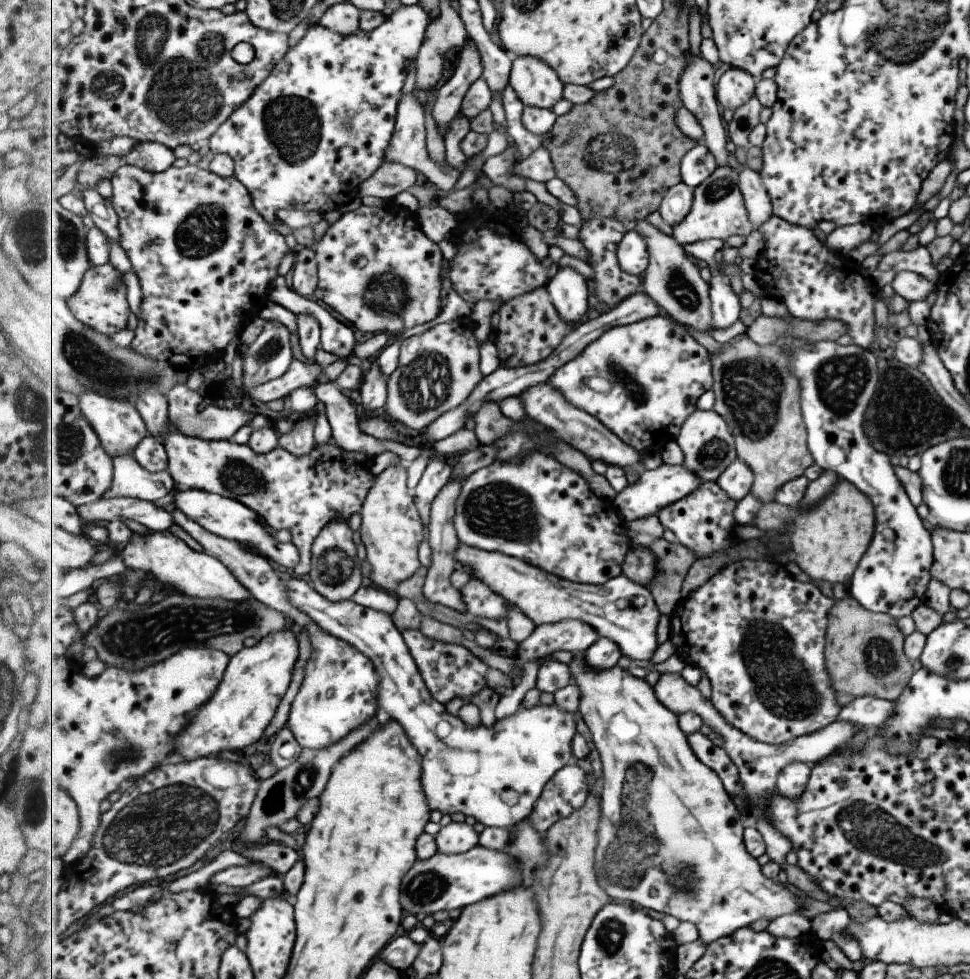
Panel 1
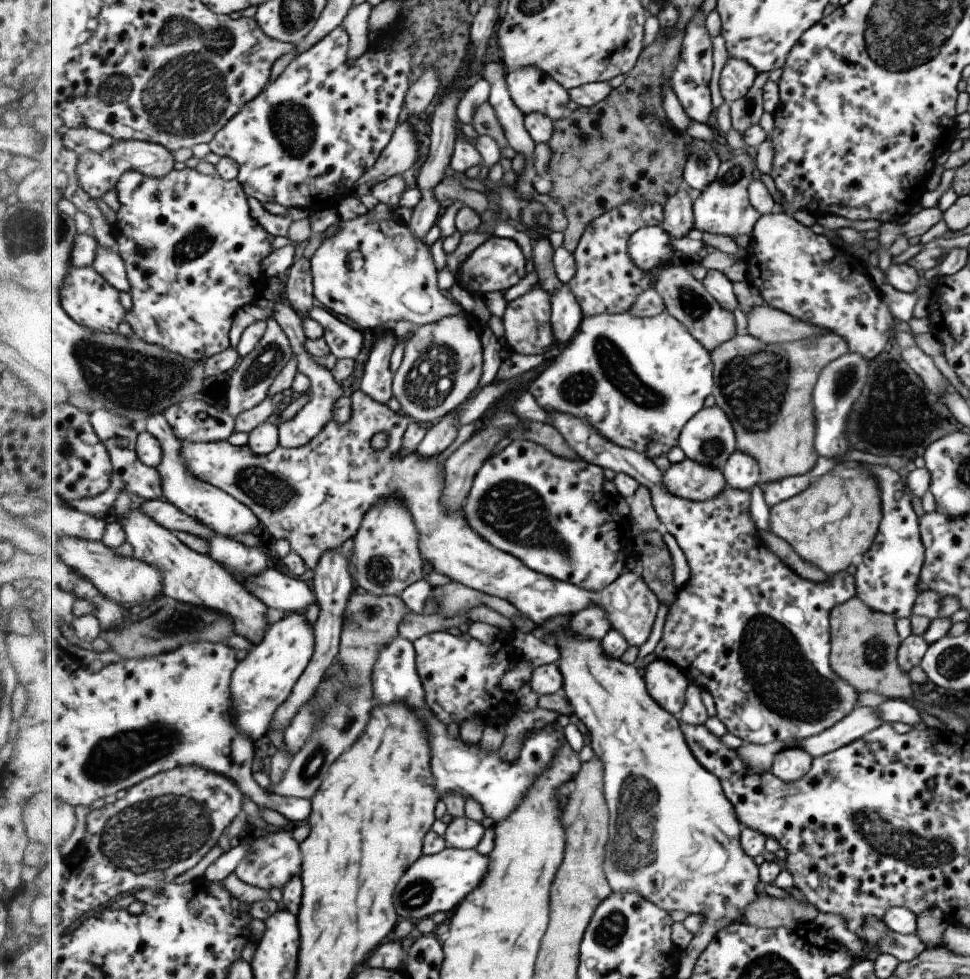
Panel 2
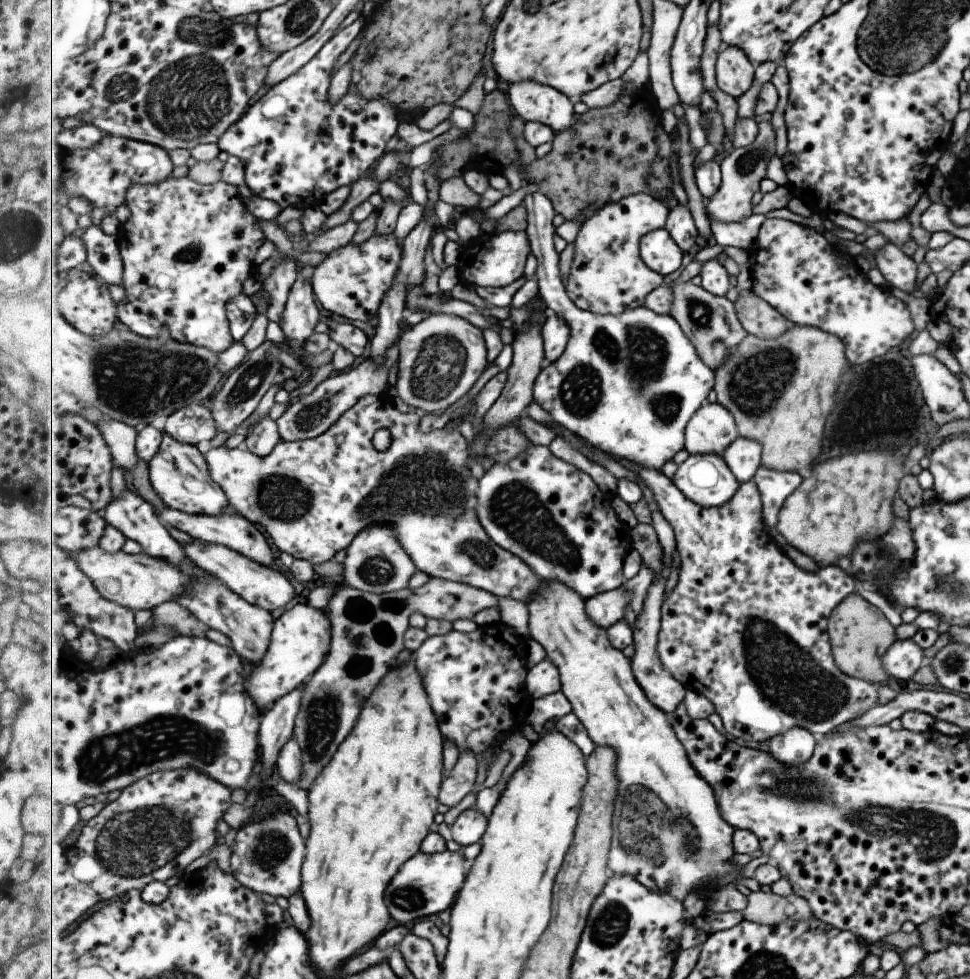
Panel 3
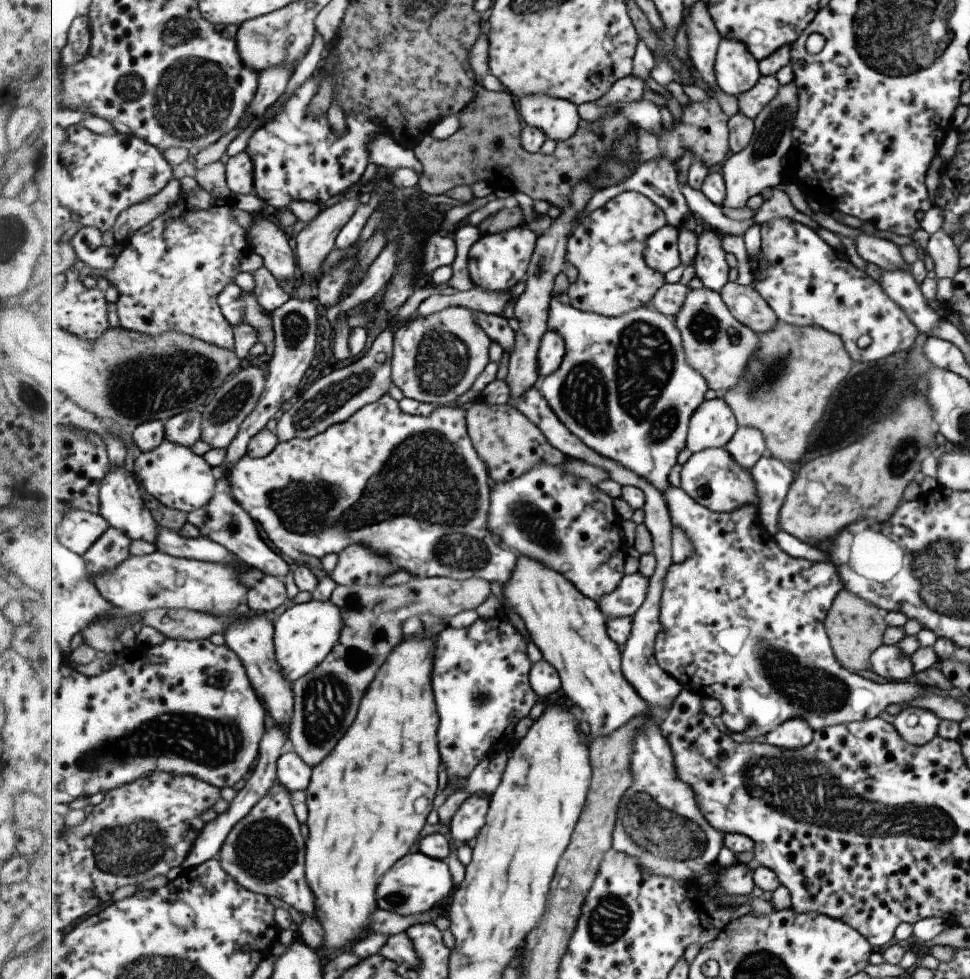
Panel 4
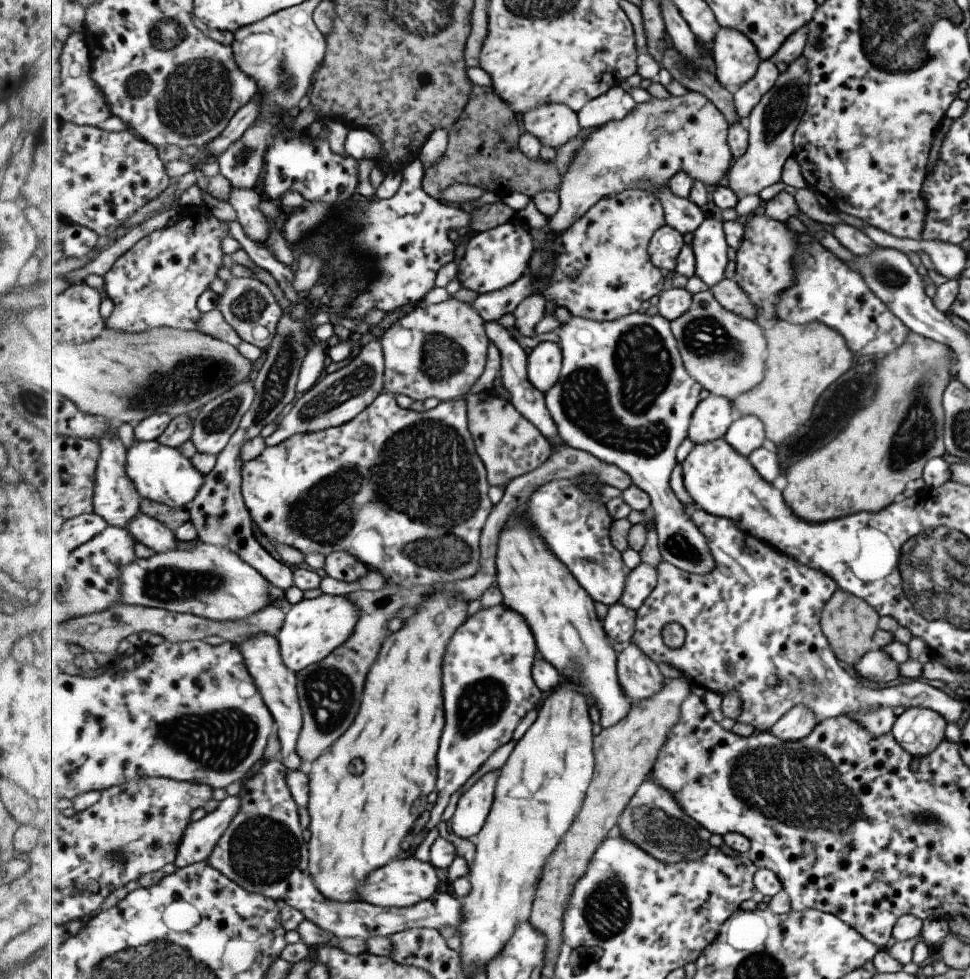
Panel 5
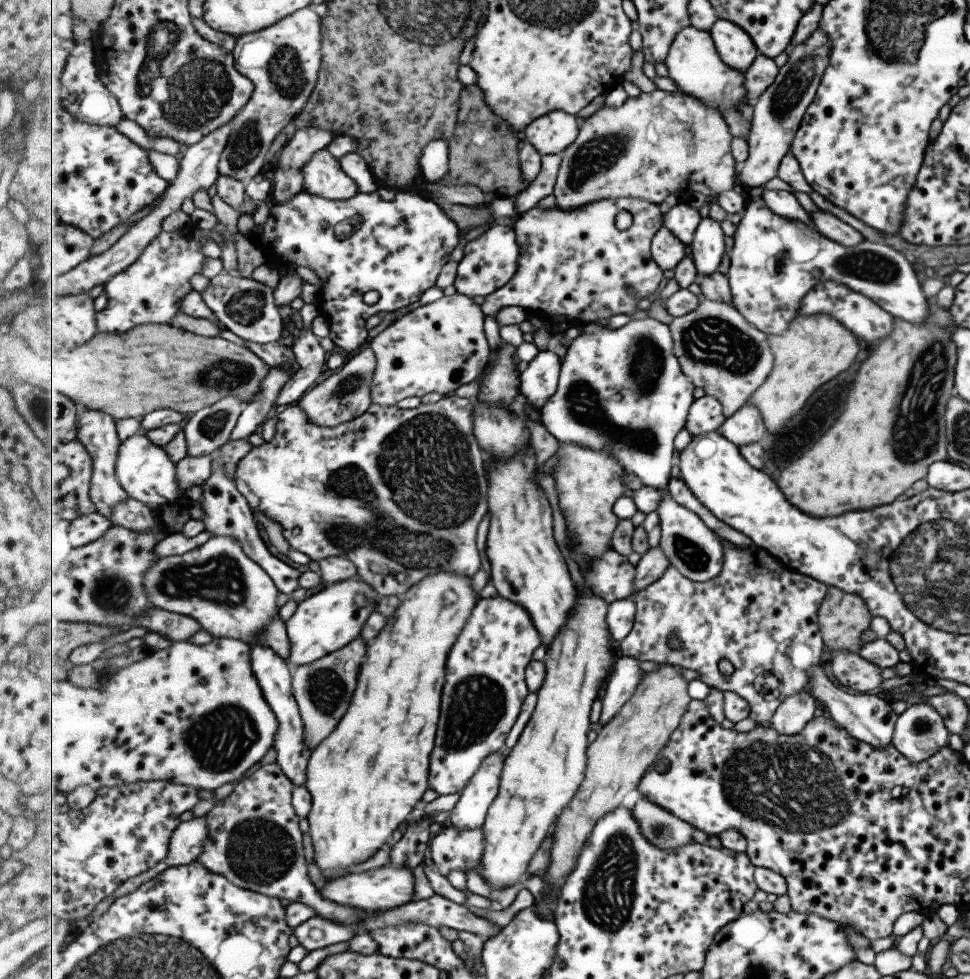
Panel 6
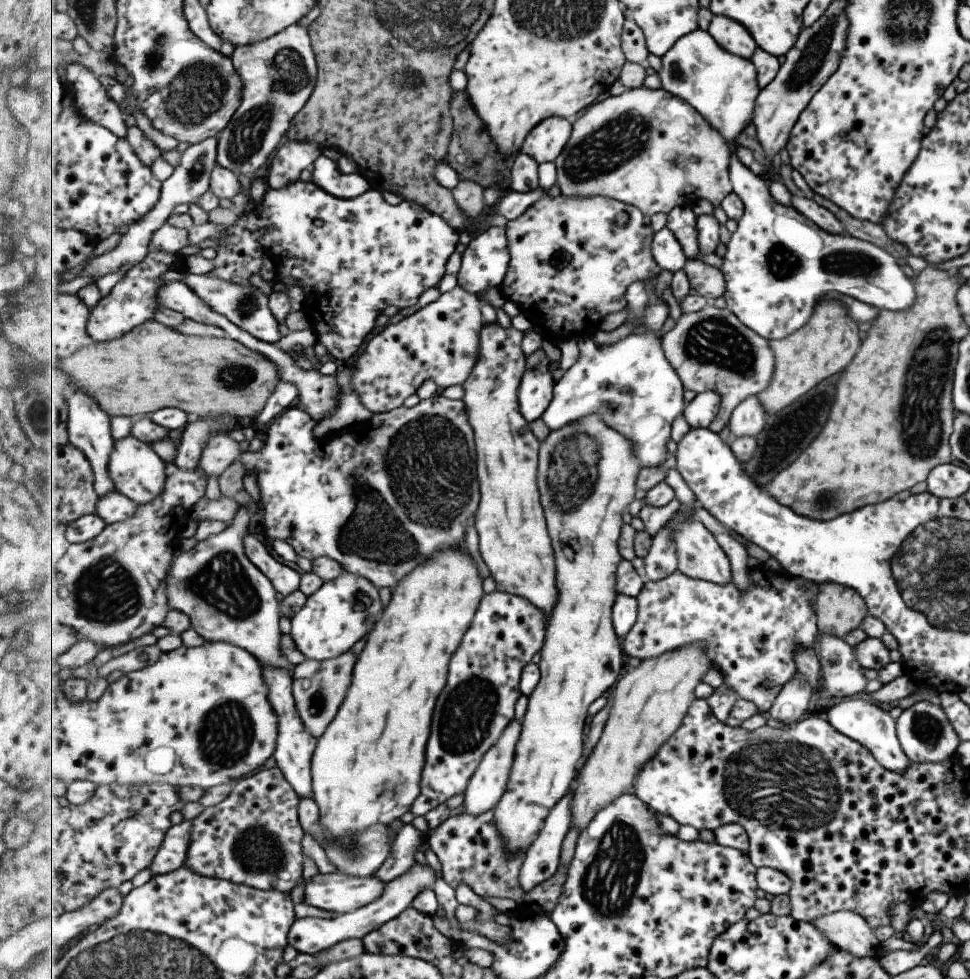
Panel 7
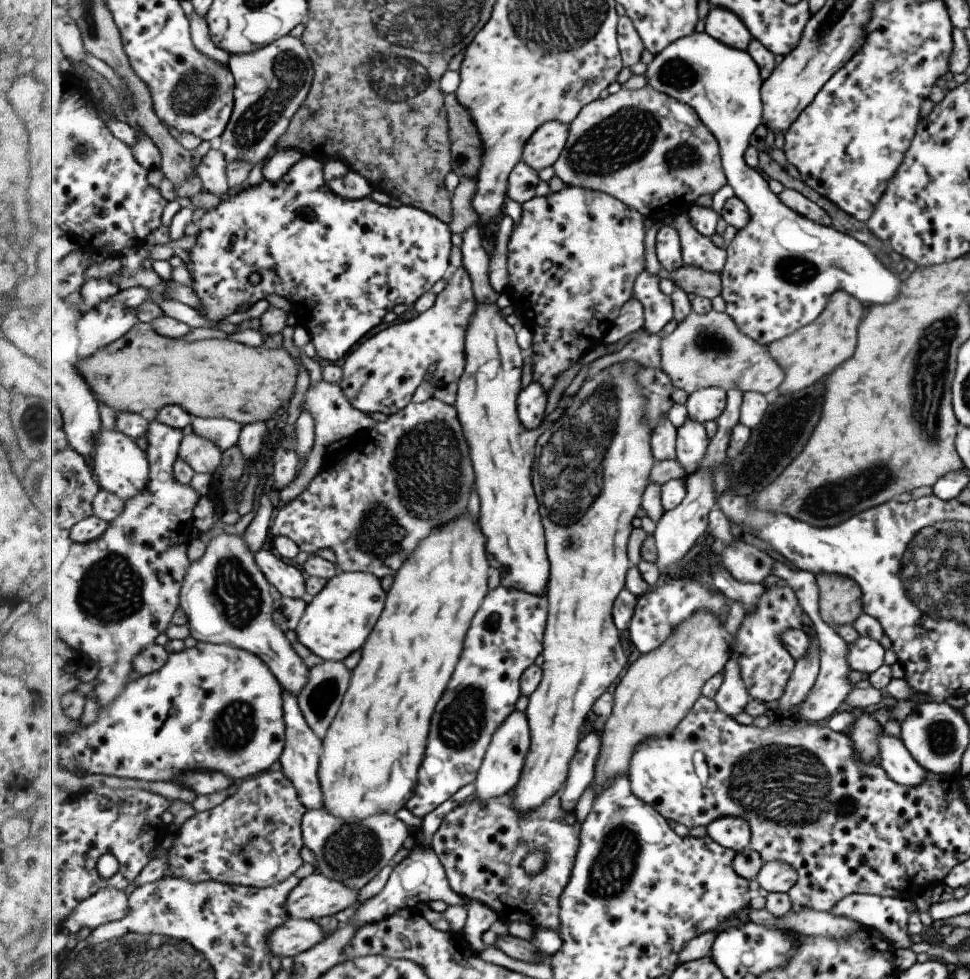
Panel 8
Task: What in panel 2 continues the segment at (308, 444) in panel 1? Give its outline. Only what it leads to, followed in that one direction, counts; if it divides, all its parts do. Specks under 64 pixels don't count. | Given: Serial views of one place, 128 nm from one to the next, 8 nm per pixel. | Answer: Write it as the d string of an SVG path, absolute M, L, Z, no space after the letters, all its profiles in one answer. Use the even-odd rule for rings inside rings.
M277 302L276 305L273 305L273 308L275 312L273 317L281 324L283 332L285 332L289 338L295 359L297 360L298 372L305 374L311 383L309 389L311 394L308 403L291 418L291 420L279 424L280 446L285 448L301 448L307 446L313 438L316 438L325 429L329 420L333 418L333 406L335 406L335 402L343 396L343 386L334 378L332 371L317 364L313 359L315 356L307 352L307 348L305 348L307 338L303 321L301 316L292 308L291 304L287 304L287 302Z

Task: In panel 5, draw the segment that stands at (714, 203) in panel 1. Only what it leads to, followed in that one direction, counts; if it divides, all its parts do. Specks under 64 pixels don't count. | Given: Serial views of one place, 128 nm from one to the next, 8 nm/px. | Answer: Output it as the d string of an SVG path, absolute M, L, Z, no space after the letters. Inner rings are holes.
M801 55L779 75L776 86L772 88L771 92L764 97L760 104L757 104L757 108L751 112L751 116L745 121L747 128L750 130L749 149L745 156L735 160L724 181L737 196L759 195L763 188L782 180L783 166L785 166L785 162L789 160L789 157L794 154L794 136L807 110L809 83L808 58L805 55Z

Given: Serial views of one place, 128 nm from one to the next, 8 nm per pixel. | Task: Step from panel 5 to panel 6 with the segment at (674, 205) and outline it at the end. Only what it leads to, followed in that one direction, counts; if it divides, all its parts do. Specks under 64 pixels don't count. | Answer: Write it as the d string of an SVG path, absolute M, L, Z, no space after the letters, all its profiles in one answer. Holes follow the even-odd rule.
M680 203L665 216L665 226L675 233L687 246L692 245L695 232L703 221L699 210L689 204Z

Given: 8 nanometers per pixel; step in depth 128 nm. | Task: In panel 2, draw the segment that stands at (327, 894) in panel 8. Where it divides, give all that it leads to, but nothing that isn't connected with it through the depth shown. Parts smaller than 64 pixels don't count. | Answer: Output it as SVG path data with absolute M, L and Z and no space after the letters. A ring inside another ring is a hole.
M448 847L439 854L423 855L417 863L405 872L397 886L397 913L401 919L421 922L423 919L444 912L451 915L457 907L471 896L481 884L485 884L492 870L492 857L476 849Z

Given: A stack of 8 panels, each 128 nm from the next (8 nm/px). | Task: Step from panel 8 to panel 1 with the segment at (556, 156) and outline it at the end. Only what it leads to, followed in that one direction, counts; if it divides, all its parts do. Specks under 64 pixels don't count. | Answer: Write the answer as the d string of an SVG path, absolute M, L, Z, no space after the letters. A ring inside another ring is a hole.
M514 57L510 86L519 100L530 107L551 109L563 98L563 86L558 72L537 57Z

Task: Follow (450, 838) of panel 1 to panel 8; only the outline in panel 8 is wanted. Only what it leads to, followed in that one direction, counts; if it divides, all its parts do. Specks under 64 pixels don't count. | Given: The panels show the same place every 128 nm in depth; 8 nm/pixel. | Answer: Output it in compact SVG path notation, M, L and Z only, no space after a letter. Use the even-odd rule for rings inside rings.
M515 711L509 715L493 735L484 762L481 765L475 782L475 792L479 800L486 801L493 797L513 791L518 785L526 763L527 755L532 747L532 734L526 711Z

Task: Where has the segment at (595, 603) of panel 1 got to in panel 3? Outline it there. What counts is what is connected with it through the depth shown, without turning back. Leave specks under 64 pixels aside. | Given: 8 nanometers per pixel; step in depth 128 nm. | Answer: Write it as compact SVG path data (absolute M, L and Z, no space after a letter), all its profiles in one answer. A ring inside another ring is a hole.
M382 393L380 396L377 394L369 394L365 398L361 398L353 408L347 410L327 432L322 436L315 439L287 442L282 441L273 453L267 457L261 457L250 452L246 447L227 448L227 446L221 446L219 448L213 448L205 453L205 460L208 461L209 472L212 474L213 480L217 482L227 492L231 504L238 512L245 516L250 522L255 525L260 525L265 529L269 538L273 540L275 546L291 555L294 559L302 559L315 564L323 564L328 560L335 559L337 553L341 550L348 550L349 546L353 543L353 540L357 539L361 530L369 528L369 526L379 526L379 524L389 524L393 526L395 534L399 534L399 540L401 540L401 546L405 548L405 552L413 558L415 566L419 571L429 574L431 577L443 578L451 581L456 581L463 584L469 584L469 586L475 586L479 590L485 590L485 592L491 592L497 597L510 597L514 600L523 602L528 605L533 596L537 592L544 591L544 581L523 561L519 556L501 548L499 544L489 537L489 534L485 532L485 528L482 528L479 516L477 516L477 504L479 504L479 498L477 496L477 490L480 488L479 478L473 476L473 472L469 470L469 444L465 440L465 436L461 434L461 428L455 426L455 428L446 428L441 430L431 430L431 432L423 432L419 428L419 424L422 418L417 416L416 412L413 414L403 414L395 404L388 398L386 393ZM381 428L387 429L392 435L392 443L390 447L384 452L379 452L373 442L372 438L375 438L377 430ZM644 565L635 578L631 578L623 584L633 594L633 602L627 606L624 617L631 624L633 630L635 630L635 623L641 618L641 612L645 612L645 600L649 598L649 591L655 580L656 576L653 574L653 570Z

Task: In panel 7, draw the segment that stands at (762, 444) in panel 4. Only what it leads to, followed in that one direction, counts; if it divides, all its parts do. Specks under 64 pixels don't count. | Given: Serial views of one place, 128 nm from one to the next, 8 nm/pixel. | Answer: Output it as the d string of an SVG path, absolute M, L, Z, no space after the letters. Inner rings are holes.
M751 396L733 412L729 430L733 438L757 437L767 425L767 411L758 396Z

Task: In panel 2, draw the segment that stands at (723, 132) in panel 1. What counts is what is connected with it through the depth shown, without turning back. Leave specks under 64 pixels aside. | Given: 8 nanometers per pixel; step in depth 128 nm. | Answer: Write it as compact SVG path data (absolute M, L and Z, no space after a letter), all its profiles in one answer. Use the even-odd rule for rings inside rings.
M703 10L697 12L694 20L686 29L686 36L684 40L684 48L681 52L680 63L677 64L676 71L673 74L672 88L679 98L683 108L693 121L701 122L709 126L709 118L713 111L713 98L711 98L711 90L709 90L709 82L711 82L711 74L713 74L713 39L709 30L707 30L707 14L703 14Z

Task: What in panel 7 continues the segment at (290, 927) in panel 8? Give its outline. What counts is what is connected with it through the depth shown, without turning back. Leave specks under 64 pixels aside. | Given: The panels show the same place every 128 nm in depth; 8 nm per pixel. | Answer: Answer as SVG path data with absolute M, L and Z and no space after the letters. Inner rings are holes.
M415 864L407 874L399 876L397 880L389 882L388 891L379 899L371 904L365 905L359 910L343 913L332 919L323 919L317 917L305 917L296 920L289 934L289 945L298 953L307 953L316 955L317 953L333 948L339 942L349 940L350 938L362 939L373 930L381 928L390 920L397 918L404 910L412 905L415 896L425 888L433 888L437 882L437 872L431 866L423 866L423 864Z

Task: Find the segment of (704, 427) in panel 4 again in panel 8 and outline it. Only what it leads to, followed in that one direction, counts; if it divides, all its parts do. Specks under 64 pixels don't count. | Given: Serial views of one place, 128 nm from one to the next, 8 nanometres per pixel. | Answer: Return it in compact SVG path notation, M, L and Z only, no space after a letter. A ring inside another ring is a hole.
M707 387L688 395L685 406L691 418L716 421L728 405L728 392L721 387Z

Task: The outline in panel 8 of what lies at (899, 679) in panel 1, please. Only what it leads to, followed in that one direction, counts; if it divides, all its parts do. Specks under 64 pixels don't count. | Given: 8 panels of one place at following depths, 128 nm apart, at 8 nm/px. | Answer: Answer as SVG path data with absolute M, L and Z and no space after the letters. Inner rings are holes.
M831 573L814 574L821 620L832 629L851 625L863 614L863 593L851 578Z

